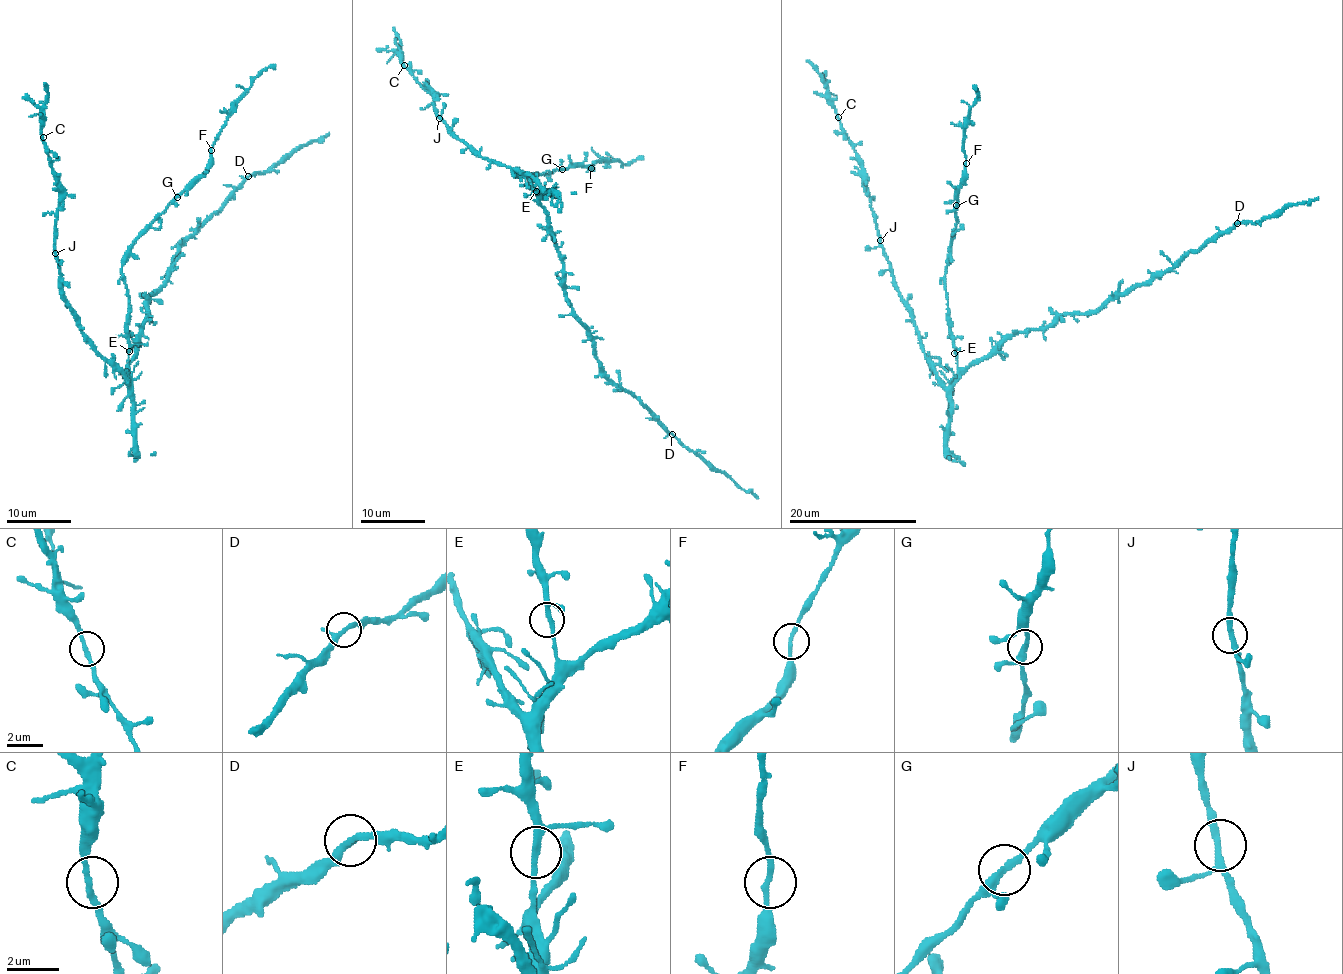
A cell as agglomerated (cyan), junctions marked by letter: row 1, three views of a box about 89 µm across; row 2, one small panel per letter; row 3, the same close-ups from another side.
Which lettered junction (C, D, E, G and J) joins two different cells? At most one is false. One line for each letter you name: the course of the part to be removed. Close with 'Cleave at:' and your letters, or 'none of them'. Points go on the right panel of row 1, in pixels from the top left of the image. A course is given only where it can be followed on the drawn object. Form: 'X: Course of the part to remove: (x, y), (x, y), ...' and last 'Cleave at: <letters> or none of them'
Cleave at: none of them

